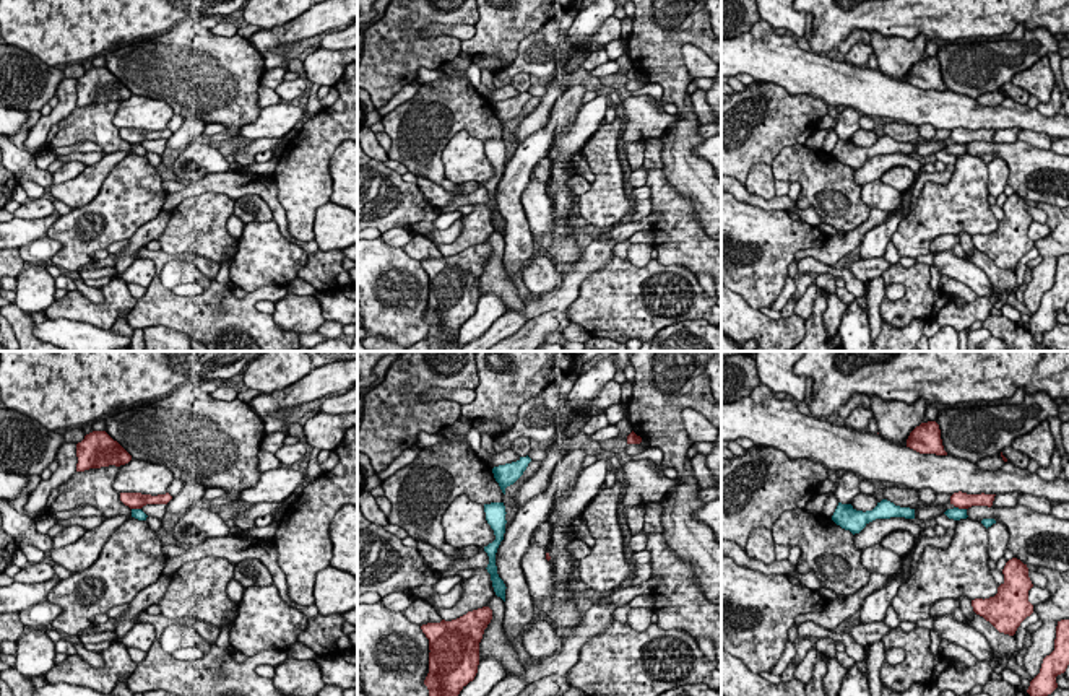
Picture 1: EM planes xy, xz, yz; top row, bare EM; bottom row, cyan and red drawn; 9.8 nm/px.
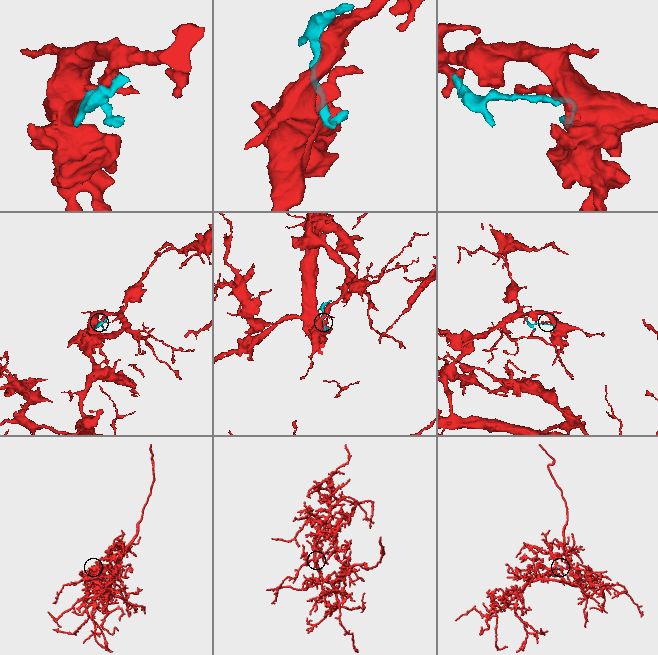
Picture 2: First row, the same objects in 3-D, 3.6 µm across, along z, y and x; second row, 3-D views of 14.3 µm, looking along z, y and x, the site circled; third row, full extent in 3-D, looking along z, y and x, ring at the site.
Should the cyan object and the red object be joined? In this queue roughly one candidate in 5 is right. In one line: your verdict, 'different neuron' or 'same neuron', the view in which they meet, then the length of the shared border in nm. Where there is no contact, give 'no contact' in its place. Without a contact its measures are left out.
different neuron | yz | 120 nm

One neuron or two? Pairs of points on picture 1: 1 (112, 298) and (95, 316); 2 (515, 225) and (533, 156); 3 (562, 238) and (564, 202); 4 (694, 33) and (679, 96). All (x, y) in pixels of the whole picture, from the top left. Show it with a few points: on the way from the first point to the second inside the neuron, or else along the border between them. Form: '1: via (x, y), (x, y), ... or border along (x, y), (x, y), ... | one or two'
1: via (109, 303), (99, 313) | one
2: via (514, 208), (514, 181), (517, 173) | one
3: via (562, 230), (559, 210) | one
4: via (678, 44), (675, 47), (675, 80) | one

